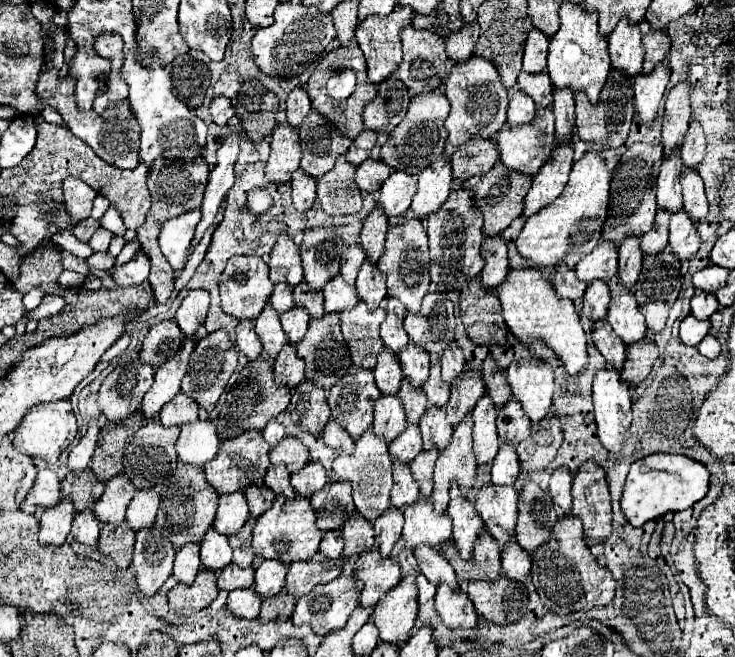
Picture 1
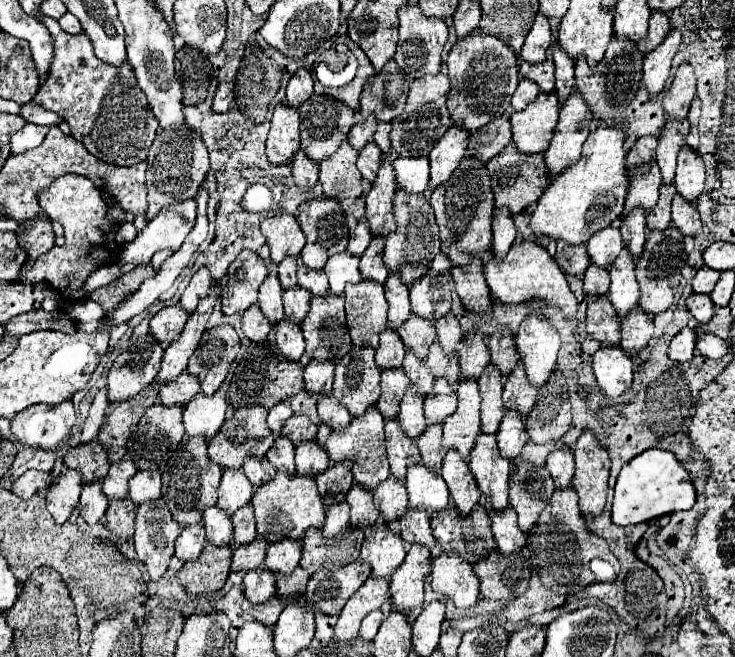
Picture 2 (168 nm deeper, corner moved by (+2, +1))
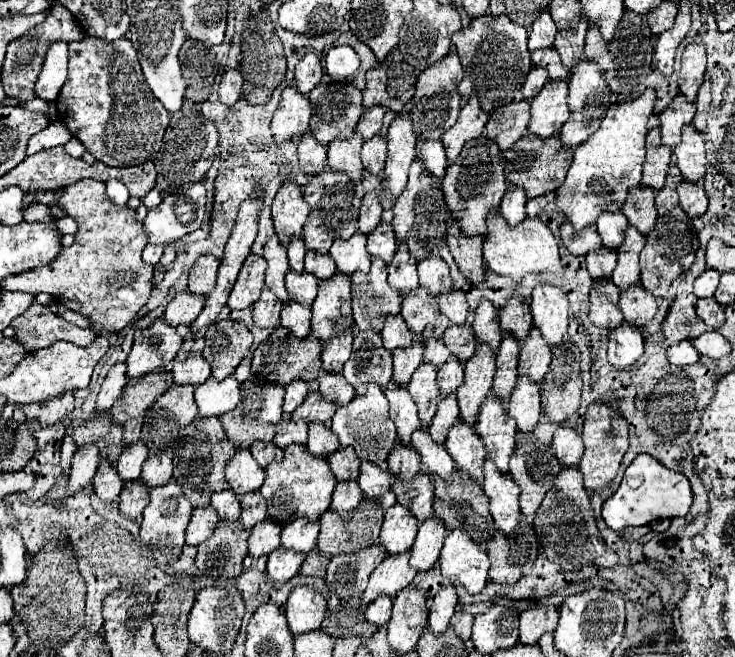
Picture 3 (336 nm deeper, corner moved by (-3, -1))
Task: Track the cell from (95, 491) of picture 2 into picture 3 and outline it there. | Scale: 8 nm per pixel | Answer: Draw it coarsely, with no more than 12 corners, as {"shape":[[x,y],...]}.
{"shape":[[101,461],[93,491],[103,503],[117,501],[123,481]]}

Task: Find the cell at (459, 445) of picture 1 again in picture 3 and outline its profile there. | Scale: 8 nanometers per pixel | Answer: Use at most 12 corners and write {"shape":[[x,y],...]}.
{"shape":[[479,345],[465,363],[457,401],[461,421],[475,427],[491,391],[495,351]]}

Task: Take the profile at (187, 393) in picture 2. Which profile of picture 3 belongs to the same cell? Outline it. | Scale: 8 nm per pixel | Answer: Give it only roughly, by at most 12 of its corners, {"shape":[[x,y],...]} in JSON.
{"shape":[[201,353],[173,361],[173,385],[203,385],[211,375]]}

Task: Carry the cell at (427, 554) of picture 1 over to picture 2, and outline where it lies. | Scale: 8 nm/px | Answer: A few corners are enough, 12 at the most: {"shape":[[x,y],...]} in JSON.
{"shape":[[406,509],[398,519],[400,535],[436,553],[428,511]]}

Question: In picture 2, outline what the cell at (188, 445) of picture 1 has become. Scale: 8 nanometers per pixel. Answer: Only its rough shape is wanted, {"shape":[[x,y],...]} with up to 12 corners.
{"shape":[[202,395],[184,407],[188,437],[214,437],[226,395]]}

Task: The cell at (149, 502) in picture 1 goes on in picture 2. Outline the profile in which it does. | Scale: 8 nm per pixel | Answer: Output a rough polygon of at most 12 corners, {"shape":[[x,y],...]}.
{"shape":[[138,471],[130,479],[130,499],[140,505],[158,499],[160,471]]}

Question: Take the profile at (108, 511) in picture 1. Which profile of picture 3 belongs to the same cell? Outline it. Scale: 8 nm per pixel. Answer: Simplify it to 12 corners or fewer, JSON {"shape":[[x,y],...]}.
{"shape":[[141,441],[123,449],[115,469],[125,483],[141,473],[147,447]]}

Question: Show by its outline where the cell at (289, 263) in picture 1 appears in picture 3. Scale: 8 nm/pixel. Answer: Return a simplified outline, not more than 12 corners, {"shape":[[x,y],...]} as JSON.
{"shape":[[285,183],[271,205],[283,247],[303,235],[309,207],[295,183]]}

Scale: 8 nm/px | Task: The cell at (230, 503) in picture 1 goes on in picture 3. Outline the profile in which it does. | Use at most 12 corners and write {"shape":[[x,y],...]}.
{"shape":[[239,449],[225,469],[227,487],[243,497],[263,485],[249,449]]}

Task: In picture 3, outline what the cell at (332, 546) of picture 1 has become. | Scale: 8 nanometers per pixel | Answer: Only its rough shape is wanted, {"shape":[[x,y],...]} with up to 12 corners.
{"shape":[[357,481],[337,483],[331,509],[347,517],[363,499]]}

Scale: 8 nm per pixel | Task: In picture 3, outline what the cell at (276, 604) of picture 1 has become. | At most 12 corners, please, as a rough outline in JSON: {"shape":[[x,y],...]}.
{"shape":[[317,549],[305,555],[299,575],[321,579],[329,557]]}

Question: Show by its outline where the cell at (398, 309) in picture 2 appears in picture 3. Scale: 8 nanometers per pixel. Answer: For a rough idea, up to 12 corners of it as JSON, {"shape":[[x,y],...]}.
{"shape":[[399,245],[387,267],[389,285],[407,295],[417,289],[417,263]]}

